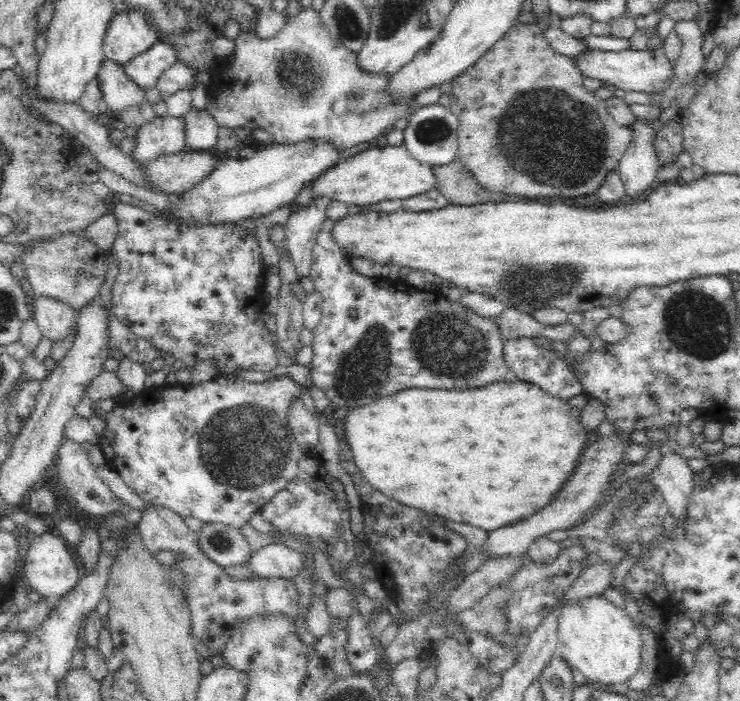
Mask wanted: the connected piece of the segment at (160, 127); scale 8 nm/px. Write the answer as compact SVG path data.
M170 115L154 117L138 128L131 158L145 166L159 156L186 150L184 121Z

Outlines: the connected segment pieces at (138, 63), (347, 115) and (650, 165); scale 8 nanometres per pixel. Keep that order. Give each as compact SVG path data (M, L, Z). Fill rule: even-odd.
M158 40L147 51L129 60L124 74L142 90L156 88L161 74L177 61L174 47Z
M309 7L300 10L296 16L288 19L283 28L275 35L267 40L260 40L252 33L240 32L235 40L235 57L229 63L226 61L216 60L210 68L213 73L213 80L211 85L207 87L208 103L205 106L207 111L216 119L217 124L227 126L228 128L245 128L247 131L252 128L264 128L270 134L274 135L275 144L298 144L299 142L315 141L316 139L324 139L328 143L332 143L340 152L351 149L352 146L376 141L378 136L386 134L390 128L394 128L395 123L403 118L412 109L416 103L416 96L404 96L404 100L395 98L395 96L388 93L388 86L390 86L390 79L392 74L384 74L383 72L366 72L360 65L357 59L357 53L340 43L335 41L330 33L323 27L321 16L316 9Z
M634 116L632 140L622 155L618 174L626 187L626 201L638 199L657 183L661 164L654 148L656 130L647 119Z

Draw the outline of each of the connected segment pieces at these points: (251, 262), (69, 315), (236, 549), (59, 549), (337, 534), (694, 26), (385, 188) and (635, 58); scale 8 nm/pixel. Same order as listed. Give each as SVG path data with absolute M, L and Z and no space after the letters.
M130 201L121 202L116 210L118 234L112 253L116 255L118 273L112 288L114 315L136 336L150 342L166 355L162 372L195 367L205 359L216 361L217 375L238 378L238 368L267 373L276 369L277 349L272 334L258 319L264 298L259 290L258 274L263 268L259 240L235 223L184 224L167 214L150 213Z
M44 296L29 297L33 305L33 320L43 337L53 342L68 336L70 327L75 322L76 311L68 304Z
M204 523L199 545L210 560L224 569L246 564L251 550L239 528L220 523Z
M46 531L31 538L24 566L25 580L42 597L57 599L68 594L80 580L78 560L68 551L66 541L53 531Z
M313 453L304 454L300 459L296 478L284 490L277 492L259 512L272 524L274 530L321 538L327 544L327 558L335 574L356 559L355 536L350 527L344 488L335 476L326 472L324 463Z
M696 21L677 22L674 29L682 40L680 56L675 60L675 76L684 85L702 73L705 55L702 53L703 32Z
M404 144L365 149L345 161L340 160L324 171L312 188L313 196L323 194L362 207L383 200L407 199L434 189L437 189L437 180L433 166L414 159Z
M655 43L643 50L624 49L619 51L606 51L587 49L578 56L570 56L574 65L580 69L580 74L588 78L602 80L626 93L636 92L663 92L667 91L672 83L672 63L666 59L662 43Z

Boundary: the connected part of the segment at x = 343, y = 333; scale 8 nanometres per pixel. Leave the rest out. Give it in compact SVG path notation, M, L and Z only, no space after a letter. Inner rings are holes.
M327 218L318 231L317 241L313 248L311 271L309 274L310 279L314 281L315 291L320 293L323 299L323 308L321 309L320 323L311 331L311 336L314 340L311 348L313 349L313 358L311 364L308 366L310 378L313 386L318 386L320 390L324 390L324 394L329 398L330 403L336 406L347 406L349 409L358 406L370 404L382 396L394 394L404 389L444 389L451 390L464 390L469 388L482 388L494 383L510 381L514 379L511 370L508 369L506 361L504 361L504 344L505 340L500 335L500 326L496 320L488 317L476 315L472 309L468 309L462 303L450 301L446 299L438 290L416 289L409 286L403 280L390 280L388 276L378 275L377 277L367 277L363 274L356 272L343 254L340 245L334 240L332 236L332 227L335 222Z

